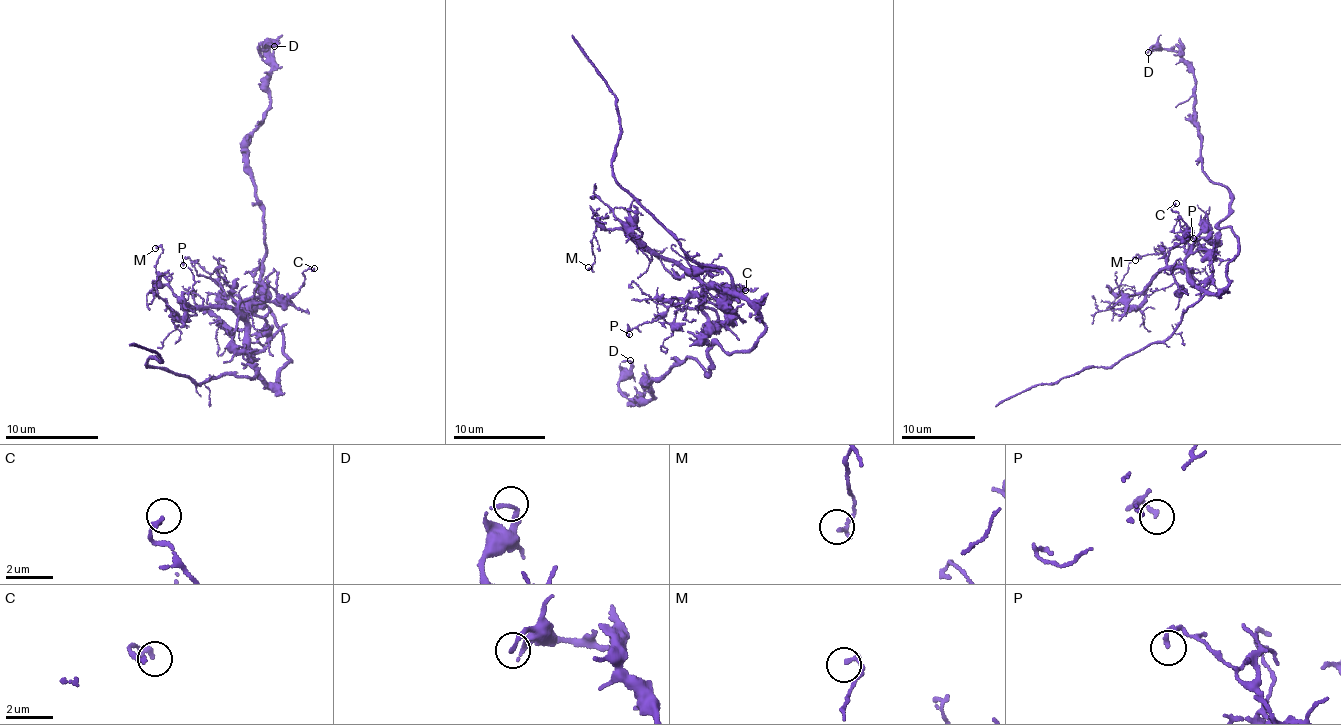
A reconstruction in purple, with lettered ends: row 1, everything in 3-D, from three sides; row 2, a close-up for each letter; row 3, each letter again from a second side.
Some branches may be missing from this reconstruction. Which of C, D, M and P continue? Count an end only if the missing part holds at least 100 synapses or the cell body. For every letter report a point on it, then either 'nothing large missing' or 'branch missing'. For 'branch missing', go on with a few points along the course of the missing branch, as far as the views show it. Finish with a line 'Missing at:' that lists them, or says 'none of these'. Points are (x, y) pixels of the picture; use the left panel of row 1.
C: (314, 268) | nothing large missing
D: (274, 46) | nothing large missing
M: (155, 248) | nothing large missing
P: (183, 265) | nothing large missing
Missing at: none of these

